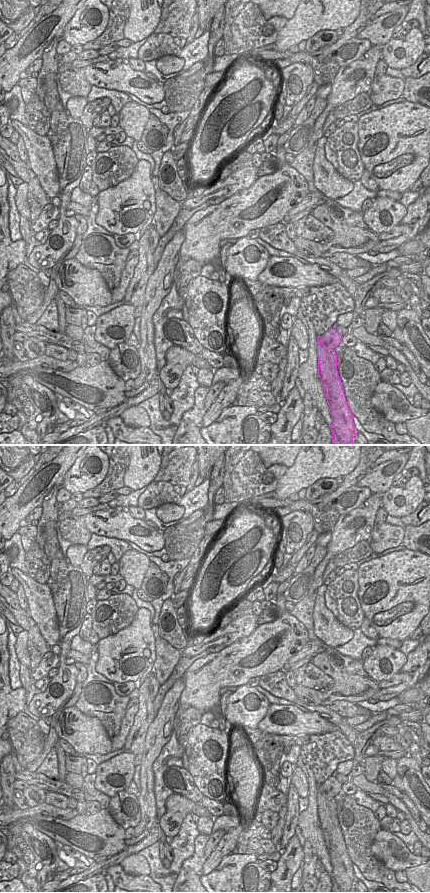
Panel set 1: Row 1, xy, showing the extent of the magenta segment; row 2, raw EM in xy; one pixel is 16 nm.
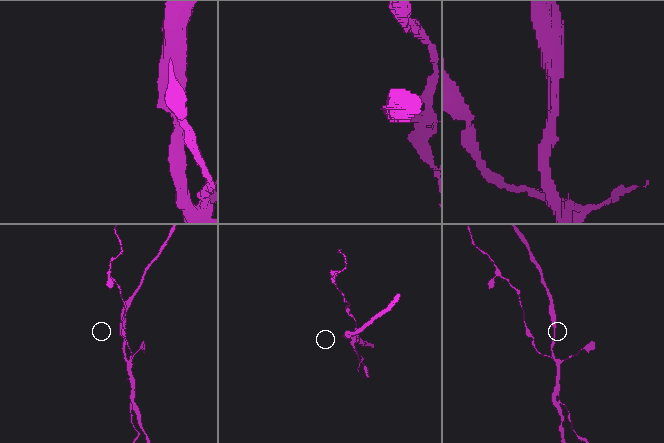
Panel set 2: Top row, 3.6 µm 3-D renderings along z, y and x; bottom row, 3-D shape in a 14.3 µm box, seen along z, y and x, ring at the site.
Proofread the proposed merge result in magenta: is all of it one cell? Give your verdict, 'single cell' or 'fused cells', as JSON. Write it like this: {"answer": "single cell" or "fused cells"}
{"answer": "fused cells"}

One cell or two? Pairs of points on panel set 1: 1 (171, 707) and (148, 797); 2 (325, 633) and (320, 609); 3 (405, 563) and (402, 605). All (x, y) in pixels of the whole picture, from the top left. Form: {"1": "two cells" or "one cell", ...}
{"1": "one cell", "2": "one cell", "3": "one cell"}

